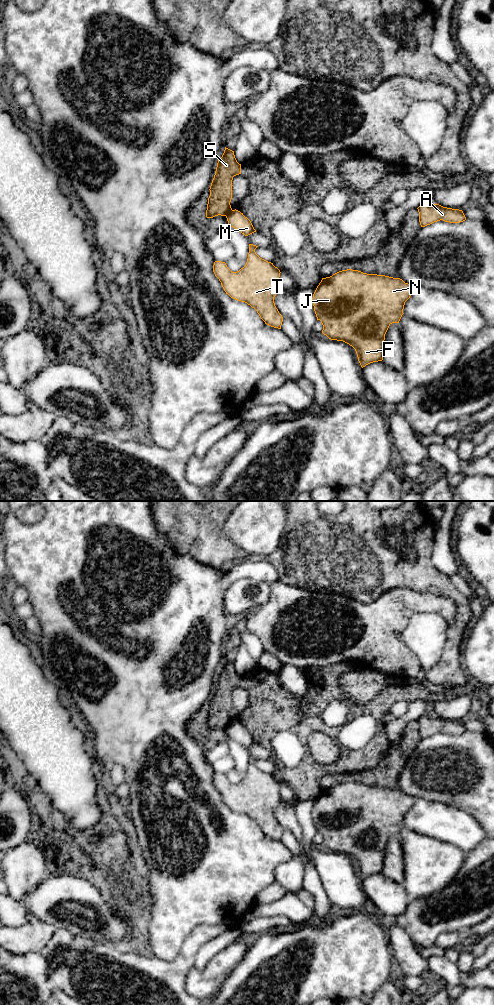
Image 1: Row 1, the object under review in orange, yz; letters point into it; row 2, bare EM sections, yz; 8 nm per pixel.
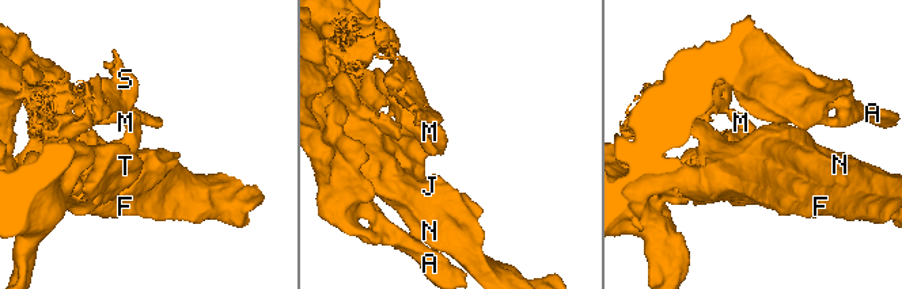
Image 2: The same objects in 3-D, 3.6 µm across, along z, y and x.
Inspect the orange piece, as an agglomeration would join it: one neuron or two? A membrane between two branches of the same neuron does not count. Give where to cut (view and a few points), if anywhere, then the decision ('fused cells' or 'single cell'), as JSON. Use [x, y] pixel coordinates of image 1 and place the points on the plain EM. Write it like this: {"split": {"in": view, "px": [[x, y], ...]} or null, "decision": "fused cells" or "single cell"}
{"split": {"in": "yz", "px": [[232, 722], [225, 727]]}, "decision": "fused cells"}

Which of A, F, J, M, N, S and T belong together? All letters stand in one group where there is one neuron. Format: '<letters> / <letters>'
A F J M N T / S

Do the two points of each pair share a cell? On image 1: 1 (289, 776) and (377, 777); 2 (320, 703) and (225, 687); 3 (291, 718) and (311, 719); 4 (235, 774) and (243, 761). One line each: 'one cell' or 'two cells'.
1: two cells
2: one cell
3: one cell
4: one cell

